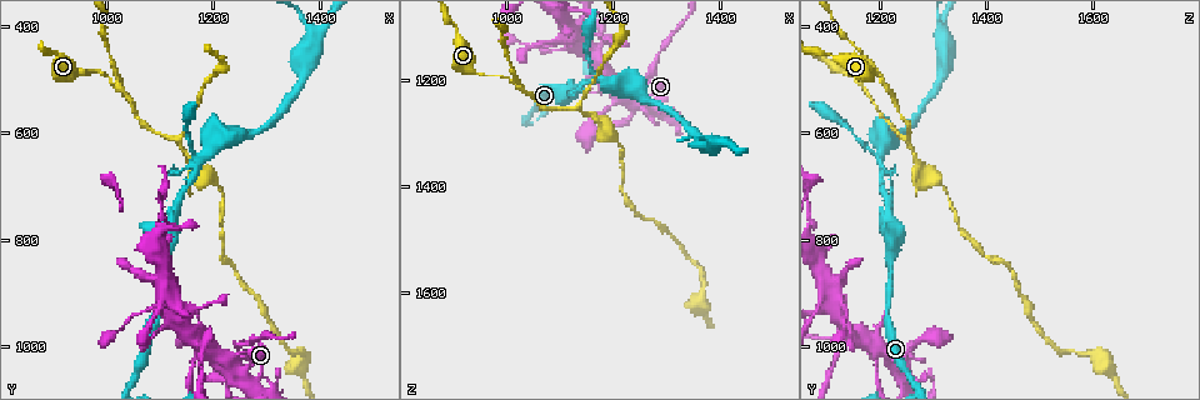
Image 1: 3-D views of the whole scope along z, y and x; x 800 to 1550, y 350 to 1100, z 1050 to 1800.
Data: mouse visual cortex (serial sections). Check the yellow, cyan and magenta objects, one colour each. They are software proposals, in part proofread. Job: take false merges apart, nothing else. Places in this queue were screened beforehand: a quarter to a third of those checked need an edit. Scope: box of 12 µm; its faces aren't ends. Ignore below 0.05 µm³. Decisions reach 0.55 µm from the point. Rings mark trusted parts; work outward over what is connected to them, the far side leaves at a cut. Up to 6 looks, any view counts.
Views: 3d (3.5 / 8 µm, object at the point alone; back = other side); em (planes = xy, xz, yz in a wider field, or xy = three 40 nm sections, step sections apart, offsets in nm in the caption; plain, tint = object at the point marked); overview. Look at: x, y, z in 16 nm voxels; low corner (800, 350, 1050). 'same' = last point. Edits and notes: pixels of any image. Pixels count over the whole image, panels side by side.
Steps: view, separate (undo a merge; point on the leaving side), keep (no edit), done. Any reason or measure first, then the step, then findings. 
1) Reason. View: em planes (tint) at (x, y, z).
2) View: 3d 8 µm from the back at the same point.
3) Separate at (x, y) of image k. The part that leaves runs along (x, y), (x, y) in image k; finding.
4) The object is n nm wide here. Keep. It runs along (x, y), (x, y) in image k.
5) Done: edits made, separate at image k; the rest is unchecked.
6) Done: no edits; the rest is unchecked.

View: 3d 3.5 µm at (1125, 905, 1105).

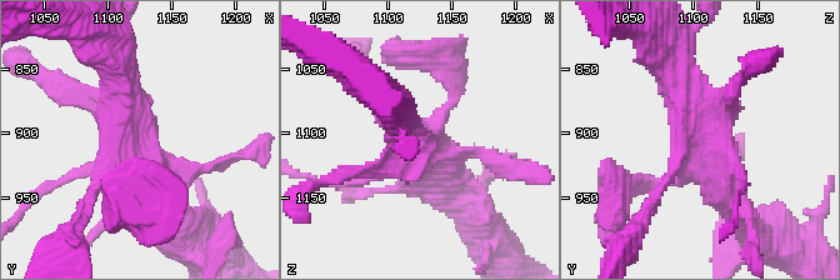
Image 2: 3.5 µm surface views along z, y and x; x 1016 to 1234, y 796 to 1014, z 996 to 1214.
Shape alone is not enough. View: em planes (tint) at (1120, 908, 1108).

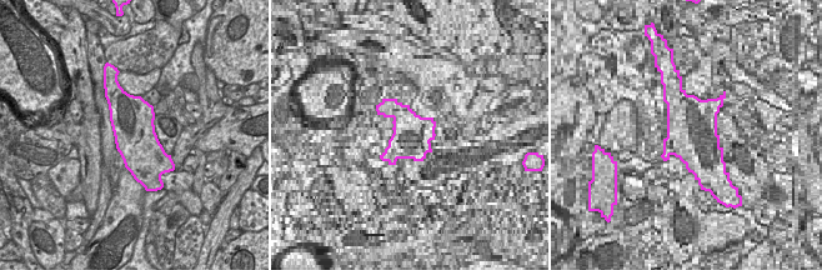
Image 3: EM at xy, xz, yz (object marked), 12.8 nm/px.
Keep. It runs along (749, 230), (710, 176), (681, 88) in image 2; one cell here.

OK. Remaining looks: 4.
Three-way junction. View: 3d 3.5 µm at (1010, 500, 1200).

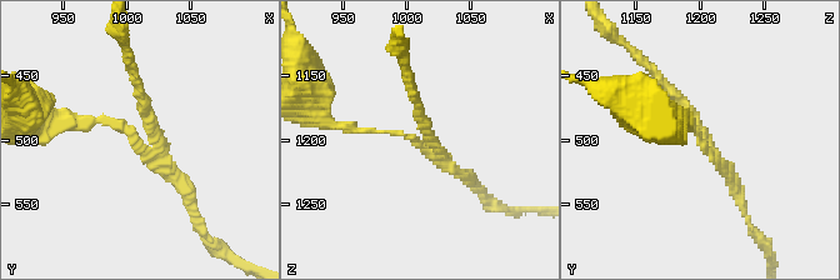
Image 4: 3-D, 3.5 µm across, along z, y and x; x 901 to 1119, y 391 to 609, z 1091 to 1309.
3 arms meet here; the arms are 100, 150, 150 nm wide; now the EM. View: em xy step 5 (tint) at (1010, 498, 1202).

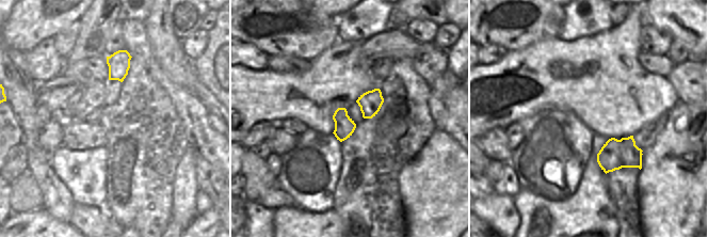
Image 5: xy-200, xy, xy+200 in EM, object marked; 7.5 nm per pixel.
The object is 170 nm wide here. Separate at (144, 101) of image 4. A border runs along (620, 140), (625, 167) in image 5; two cells meet here.

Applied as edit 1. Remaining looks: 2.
View: 3d 3.5 µm at (1130, 610, 1260).

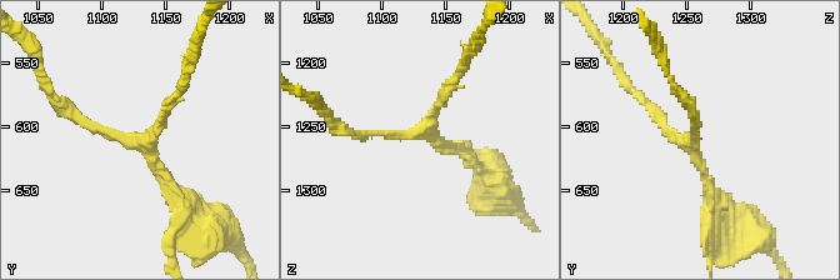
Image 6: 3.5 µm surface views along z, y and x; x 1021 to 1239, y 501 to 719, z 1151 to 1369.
3 arms meet here; the arms are 150, 150, 150 nm wide; shape alone is not enough. View: em xy step 5 (tint) at (1130, 608, 1256).

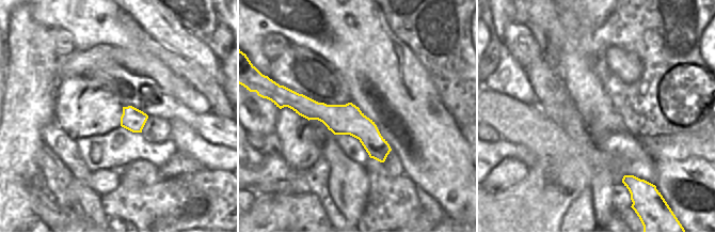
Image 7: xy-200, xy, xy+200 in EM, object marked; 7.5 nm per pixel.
The object is 220 nm wide here. Keep. It runs along (288, 99), (348, 119), (382, 158) in image 7; all the same cell.

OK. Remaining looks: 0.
Done: edits made, separate at image 4; the rest is unchecked.

